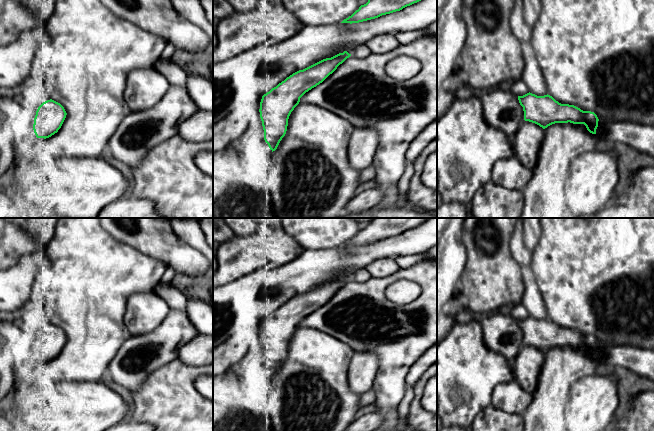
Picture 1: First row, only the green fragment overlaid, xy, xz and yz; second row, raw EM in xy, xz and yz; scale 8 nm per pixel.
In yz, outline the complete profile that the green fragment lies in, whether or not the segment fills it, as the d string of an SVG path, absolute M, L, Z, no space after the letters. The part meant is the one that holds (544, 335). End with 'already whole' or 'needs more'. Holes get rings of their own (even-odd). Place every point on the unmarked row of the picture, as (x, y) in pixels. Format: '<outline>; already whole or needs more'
M529 316L518 320L518 324L523 331L524 344L543 353L555 347L584 348L587 354L597 358L600 364L620 366L654 382L654 349L614 343L599 344L594 336L561 328L548 318L537 320Z; needs more

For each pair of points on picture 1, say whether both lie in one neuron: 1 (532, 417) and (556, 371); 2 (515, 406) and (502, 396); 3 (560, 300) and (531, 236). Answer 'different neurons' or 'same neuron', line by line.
1: same neuron
2: same neuron
3: different neurons

